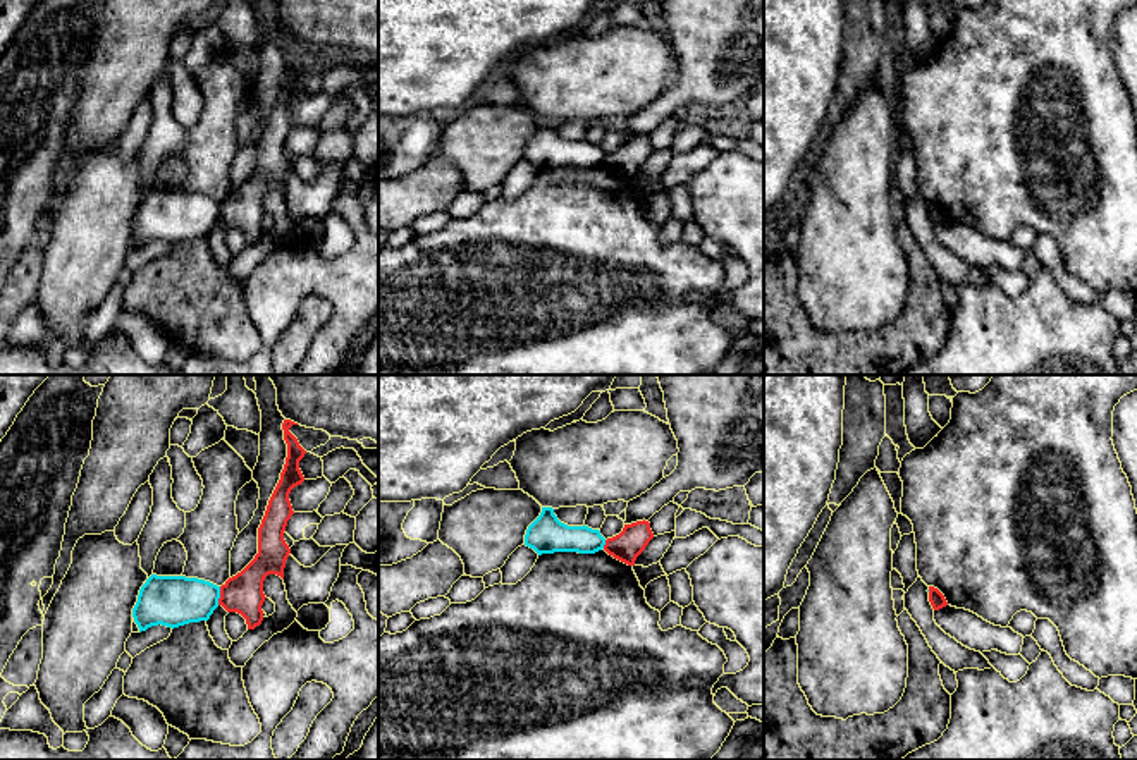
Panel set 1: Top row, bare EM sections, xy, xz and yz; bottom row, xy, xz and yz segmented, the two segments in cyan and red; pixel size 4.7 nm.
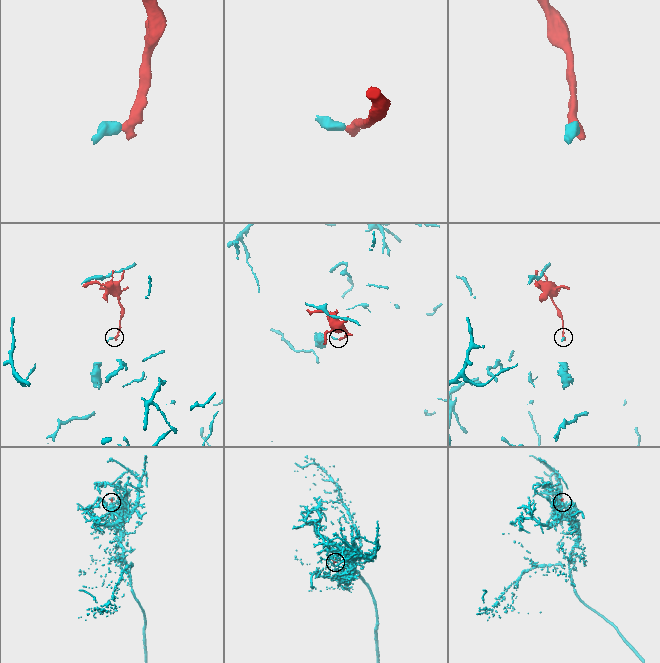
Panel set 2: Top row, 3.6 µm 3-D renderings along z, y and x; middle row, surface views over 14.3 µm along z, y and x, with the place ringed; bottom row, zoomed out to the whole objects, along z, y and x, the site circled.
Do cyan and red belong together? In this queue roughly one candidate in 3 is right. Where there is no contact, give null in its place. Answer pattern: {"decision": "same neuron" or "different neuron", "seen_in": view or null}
{"decision": "different neuron", "seen_in": "xy"}

